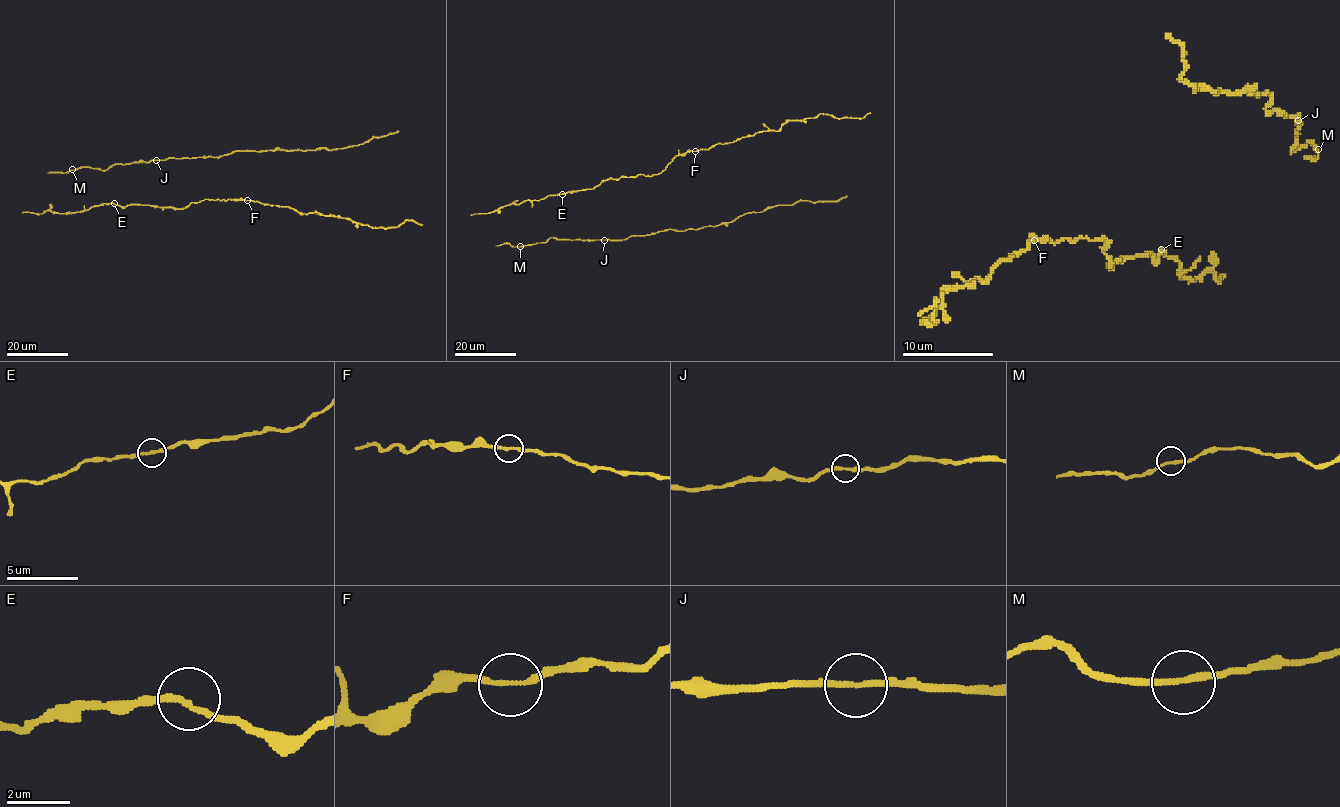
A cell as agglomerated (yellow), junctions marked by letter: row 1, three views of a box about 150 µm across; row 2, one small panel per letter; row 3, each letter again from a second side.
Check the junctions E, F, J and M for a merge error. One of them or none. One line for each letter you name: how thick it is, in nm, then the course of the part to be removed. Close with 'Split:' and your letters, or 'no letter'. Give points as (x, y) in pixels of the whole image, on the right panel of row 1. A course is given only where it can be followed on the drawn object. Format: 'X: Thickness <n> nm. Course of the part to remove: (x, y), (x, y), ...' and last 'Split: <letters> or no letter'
Split: no letter

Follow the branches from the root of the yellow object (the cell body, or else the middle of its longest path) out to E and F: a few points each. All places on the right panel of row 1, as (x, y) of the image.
E: (1200, 274), (1195, 279), (1186, 279), (1179, 274), (1179, 263), (1161, 249)
F: (1200, 274), (1186, 279), (1161, 249), (1154, 261), (1136, 254), (1111, 265), (1104, 238), (1034, 240)

